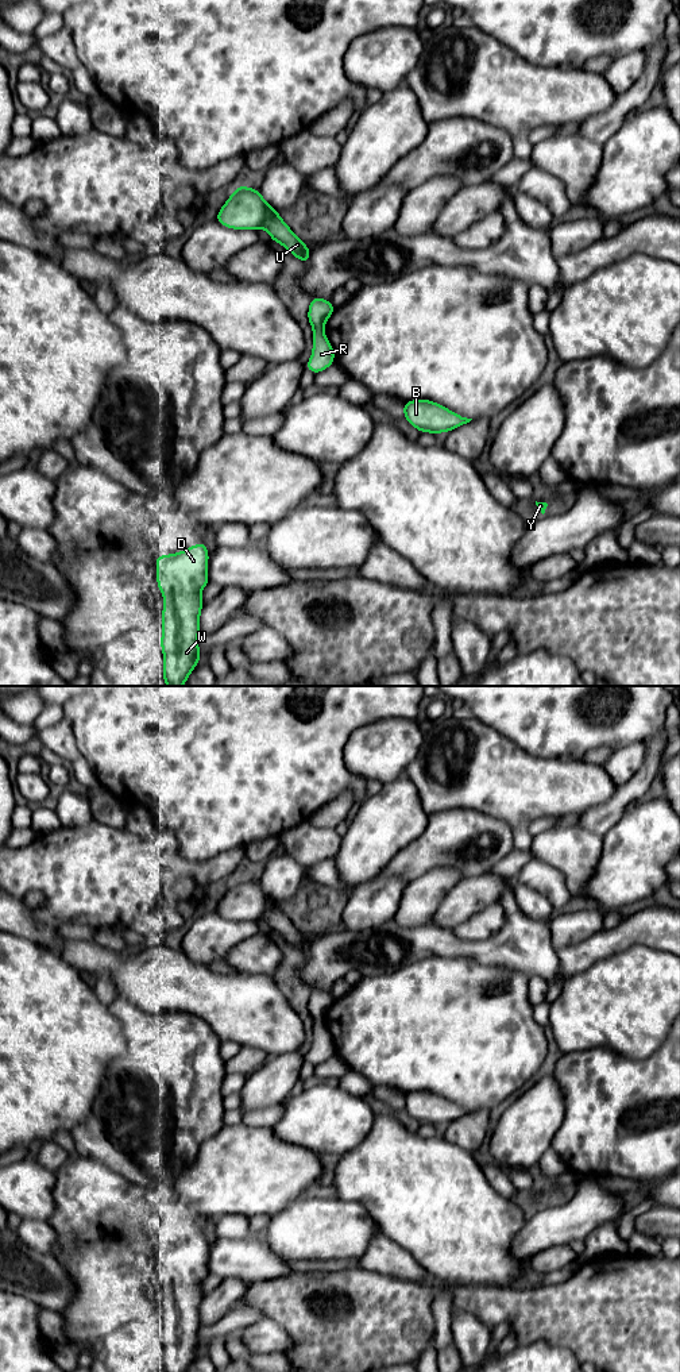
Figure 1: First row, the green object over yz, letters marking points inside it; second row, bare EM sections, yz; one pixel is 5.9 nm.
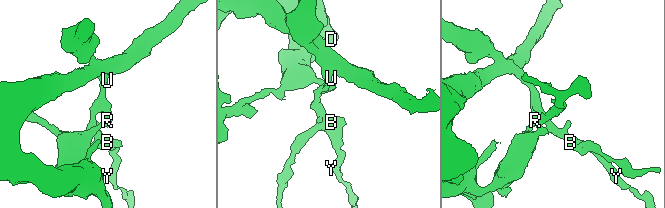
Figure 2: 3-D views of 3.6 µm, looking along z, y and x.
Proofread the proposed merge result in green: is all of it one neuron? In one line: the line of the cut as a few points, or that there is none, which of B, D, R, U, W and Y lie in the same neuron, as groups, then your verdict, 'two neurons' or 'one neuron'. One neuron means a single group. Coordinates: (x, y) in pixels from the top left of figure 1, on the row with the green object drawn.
yz (271, 207), (266, 211), (266, 219), (261, 227) | B U Y / D R W | two neurons

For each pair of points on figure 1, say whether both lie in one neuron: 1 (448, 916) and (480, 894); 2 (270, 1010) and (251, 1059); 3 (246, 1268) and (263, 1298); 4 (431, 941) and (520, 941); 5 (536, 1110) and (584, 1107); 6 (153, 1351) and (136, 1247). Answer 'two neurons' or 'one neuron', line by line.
1: one neuron
2: two neurons
3: two neurons
4: one neuron
5: two neurons
6: one neuron

